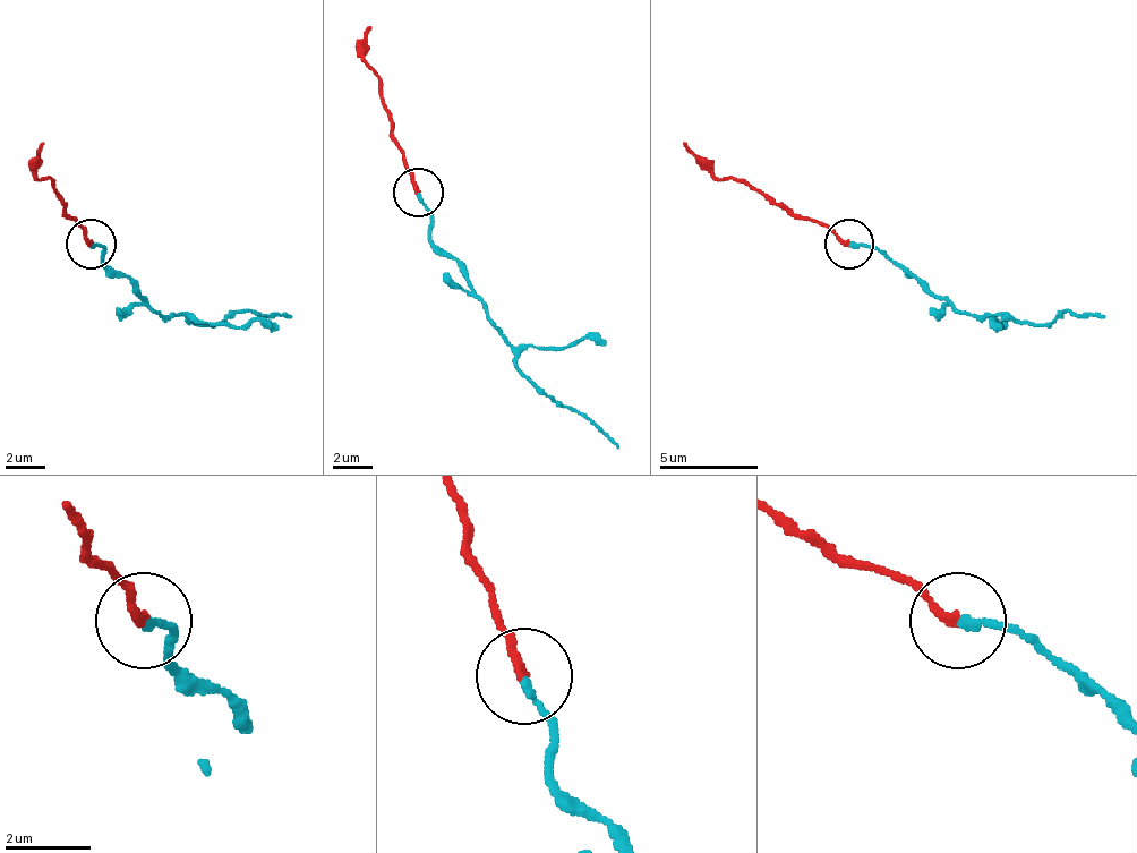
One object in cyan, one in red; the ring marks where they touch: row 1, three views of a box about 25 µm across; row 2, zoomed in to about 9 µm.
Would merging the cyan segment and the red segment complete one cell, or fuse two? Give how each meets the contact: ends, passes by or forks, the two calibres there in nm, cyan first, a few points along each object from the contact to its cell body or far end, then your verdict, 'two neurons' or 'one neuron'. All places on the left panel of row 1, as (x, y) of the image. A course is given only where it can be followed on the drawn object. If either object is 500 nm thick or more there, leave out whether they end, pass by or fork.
cyan ends | red ends | 180/200 nm | cyan via (92, 245), (102, 259), (161, 314), (196, 324), (255, 314), (289, 318) | red via (92, 245), (52, 180), (37, 176), (43, 142) | one neuron

